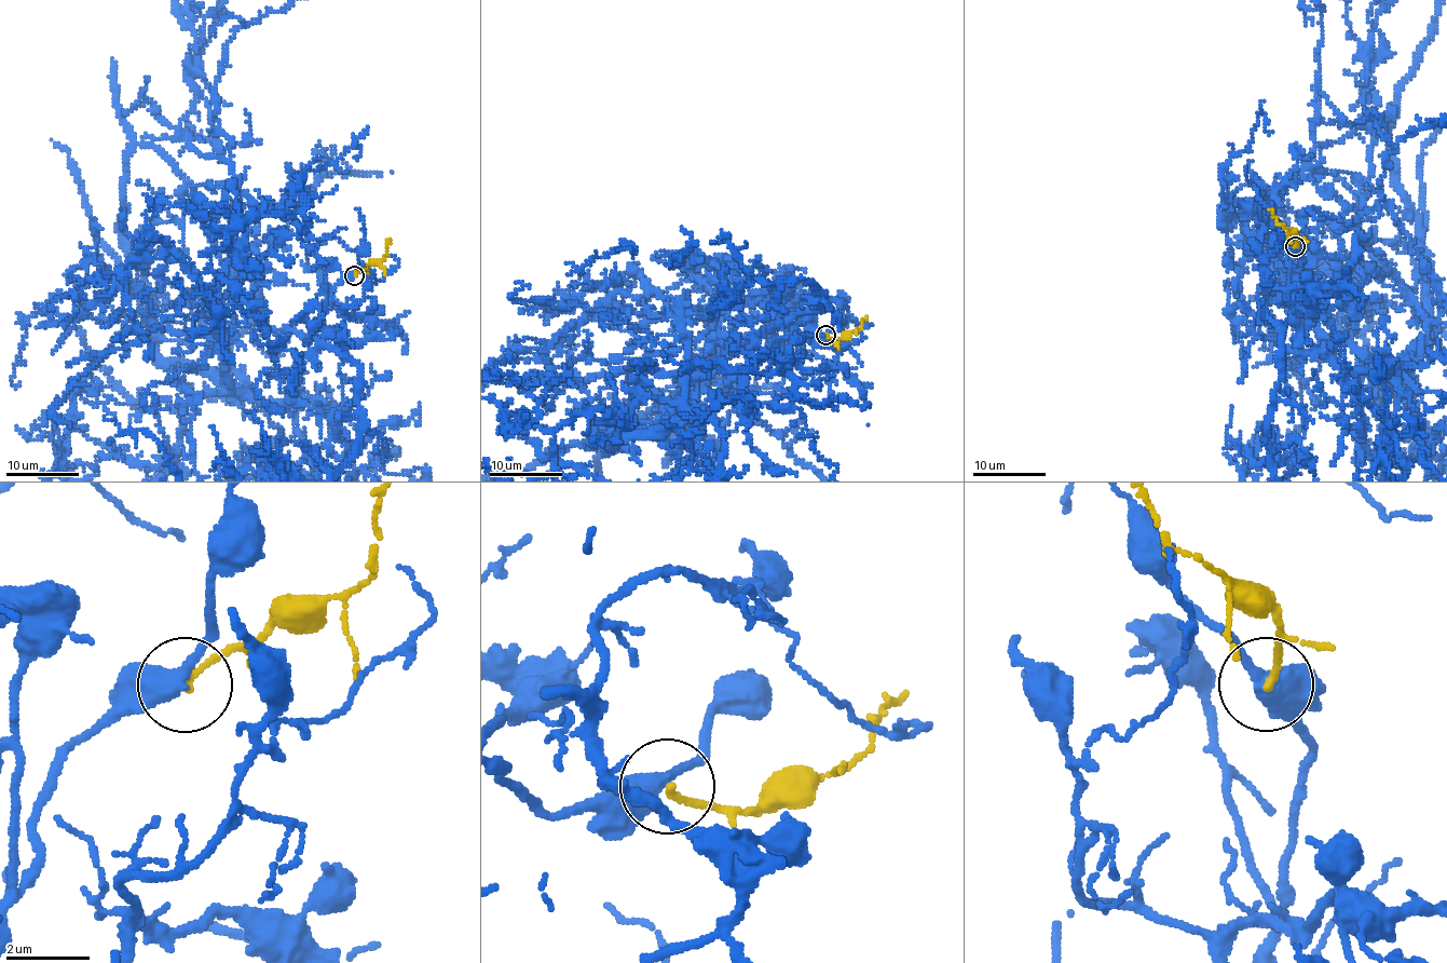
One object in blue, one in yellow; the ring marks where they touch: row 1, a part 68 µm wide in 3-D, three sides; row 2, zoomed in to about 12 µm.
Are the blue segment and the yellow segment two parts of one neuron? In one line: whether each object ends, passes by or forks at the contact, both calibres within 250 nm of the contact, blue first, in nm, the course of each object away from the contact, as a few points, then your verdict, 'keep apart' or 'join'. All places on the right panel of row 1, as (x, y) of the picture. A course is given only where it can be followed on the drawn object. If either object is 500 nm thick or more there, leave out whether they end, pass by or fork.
blue passes by | yellow ends | 440/170 nm | blue via (1295, 246), (1292, 306), (1309, 313), (1294, 317), (1318, 349), (1381, 373), (1423, 349), (1422, 147) | yellow via (1295, 246), (1296, 235), (1279, 224), (1269, 208) | keep apart

